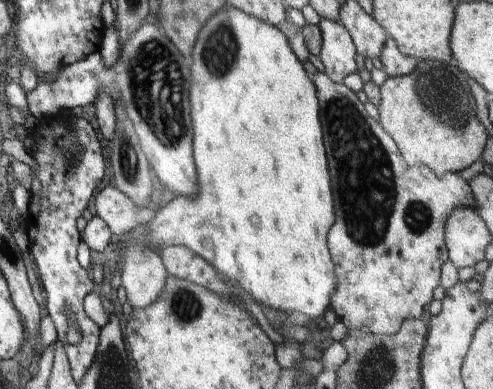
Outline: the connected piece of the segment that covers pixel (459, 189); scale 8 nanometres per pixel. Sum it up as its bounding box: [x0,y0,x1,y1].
[313,74,477,336]

